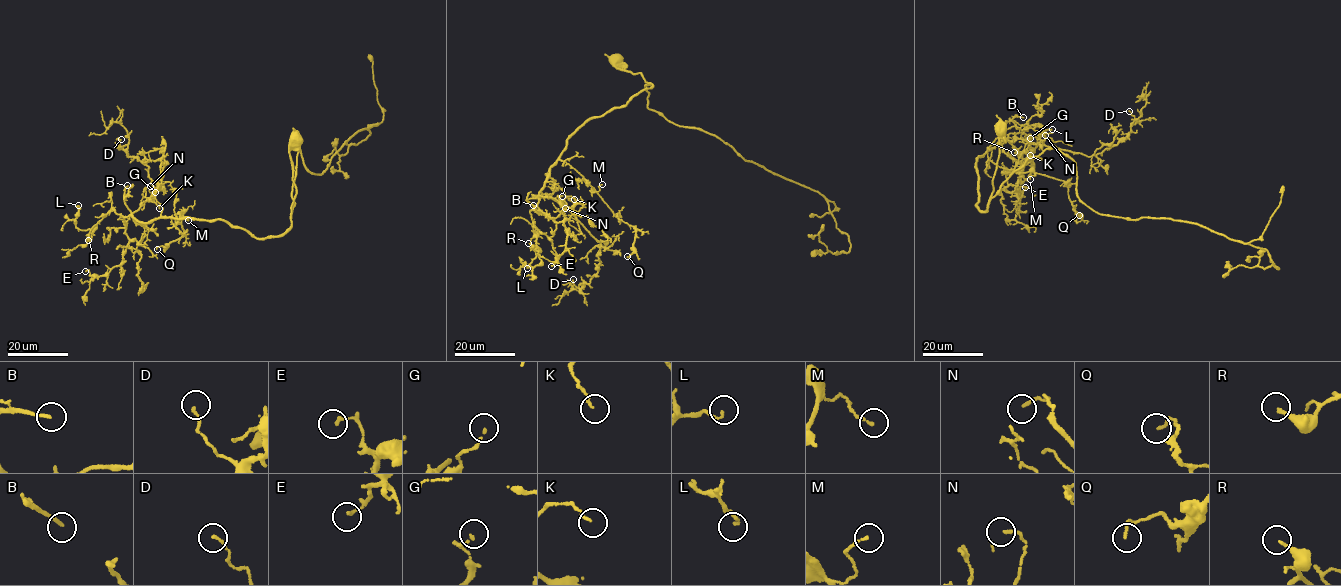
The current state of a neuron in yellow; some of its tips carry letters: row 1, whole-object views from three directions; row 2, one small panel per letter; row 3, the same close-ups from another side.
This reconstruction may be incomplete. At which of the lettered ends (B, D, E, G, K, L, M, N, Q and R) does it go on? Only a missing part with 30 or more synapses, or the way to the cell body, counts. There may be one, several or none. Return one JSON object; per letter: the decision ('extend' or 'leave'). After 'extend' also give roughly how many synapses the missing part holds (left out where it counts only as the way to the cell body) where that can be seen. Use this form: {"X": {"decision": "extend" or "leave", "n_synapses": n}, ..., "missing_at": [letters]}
{"B": {"decision": "extend", "n_synapses": 60}, "D": {"decision": "leave"}, "E": {"decision": "leave"}, "G": {"decision": "leave"}, "K": {"decision": "leave"}, "L": {"decision": "leave"}, "M": {"decision": "leave"}, "N": {"decision": "leave"}, "Q": {"decision": "leave"}, "R": {"decision": "leave"}, "missing_at": ["B"]}

